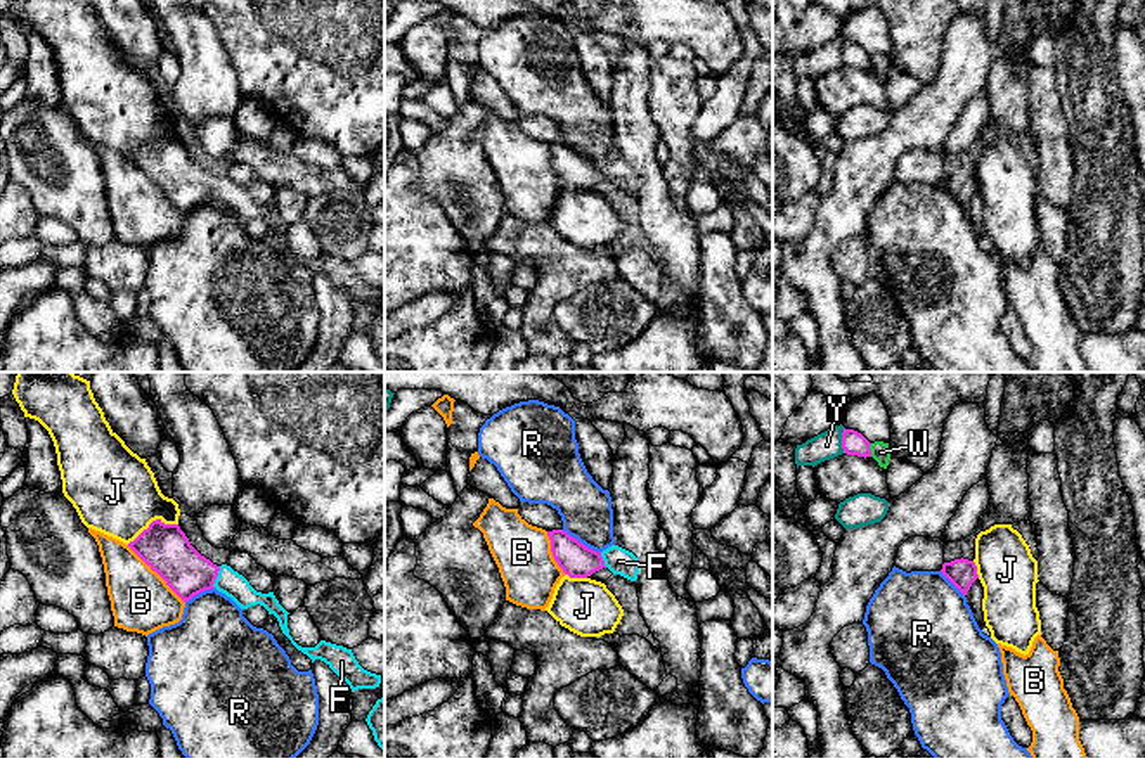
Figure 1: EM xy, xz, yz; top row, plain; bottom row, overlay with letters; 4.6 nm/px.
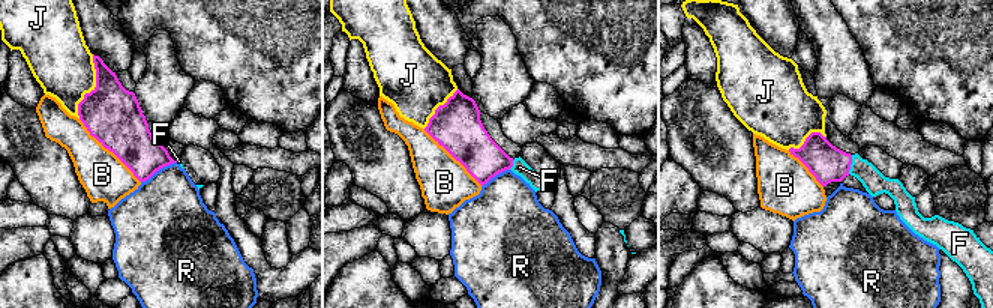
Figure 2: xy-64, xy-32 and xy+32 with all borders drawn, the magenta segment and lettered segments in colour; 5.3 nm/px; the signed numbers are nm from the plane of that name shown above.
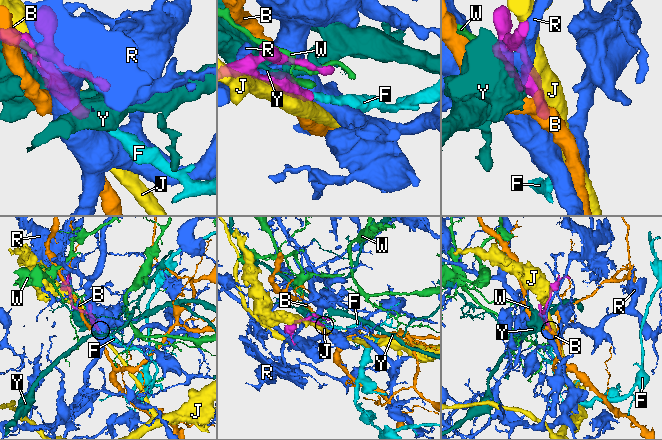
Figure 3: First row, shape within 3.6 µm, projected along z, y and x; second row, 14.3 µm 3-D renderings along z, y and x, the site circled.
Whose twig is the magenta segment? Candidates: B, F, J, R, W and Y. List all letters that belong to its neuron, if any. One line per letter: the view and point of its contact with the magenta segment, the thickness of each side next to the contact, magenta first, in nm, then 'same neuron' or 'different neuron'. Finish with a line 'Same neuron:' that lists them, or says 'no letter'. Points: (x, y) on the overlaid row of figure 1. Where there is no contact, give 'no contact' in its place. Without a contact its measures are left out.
B: contact xy (156, 571); calibres 220 and 280 nm; different neuron
F: contact xy (215, 577); calibres 220 and 120 nm; same neuron
J: contact xy (151, 523); calibres 220 and 400 nm; different neuron
R: contact xz (579, 542); calibres 160 and 240 nm; different neuron
W: contact yz (870, 450); calibres 110 and 90 nm; different neuron
Y: contact yz (842, 440); calibres 110 and 130 nm; different neuron
Same neuron: F

